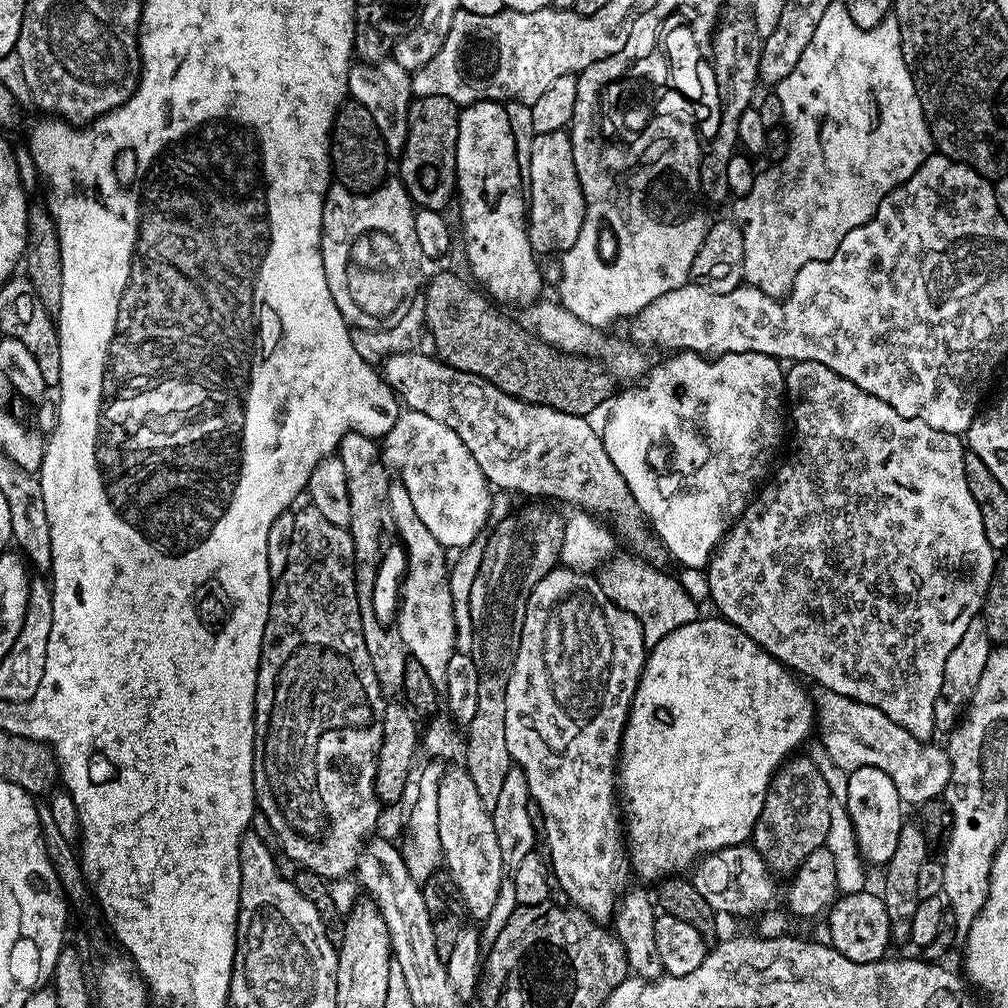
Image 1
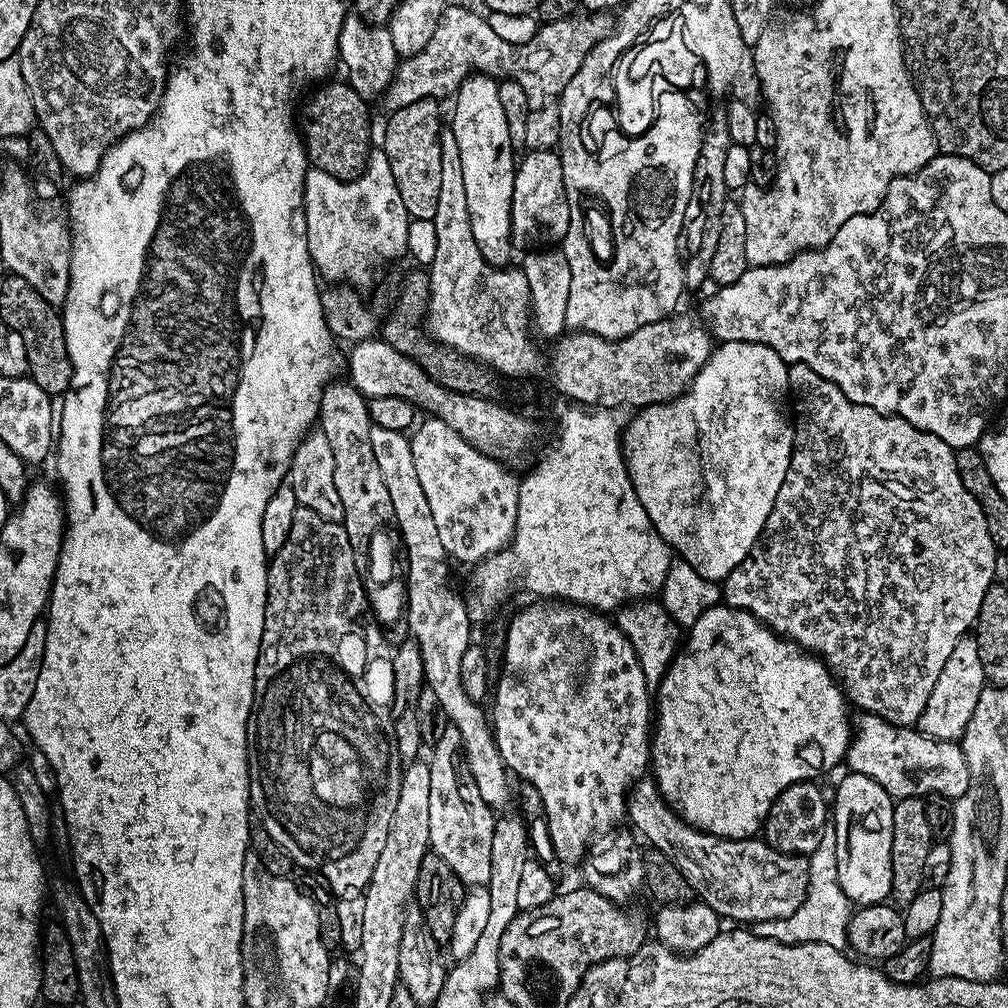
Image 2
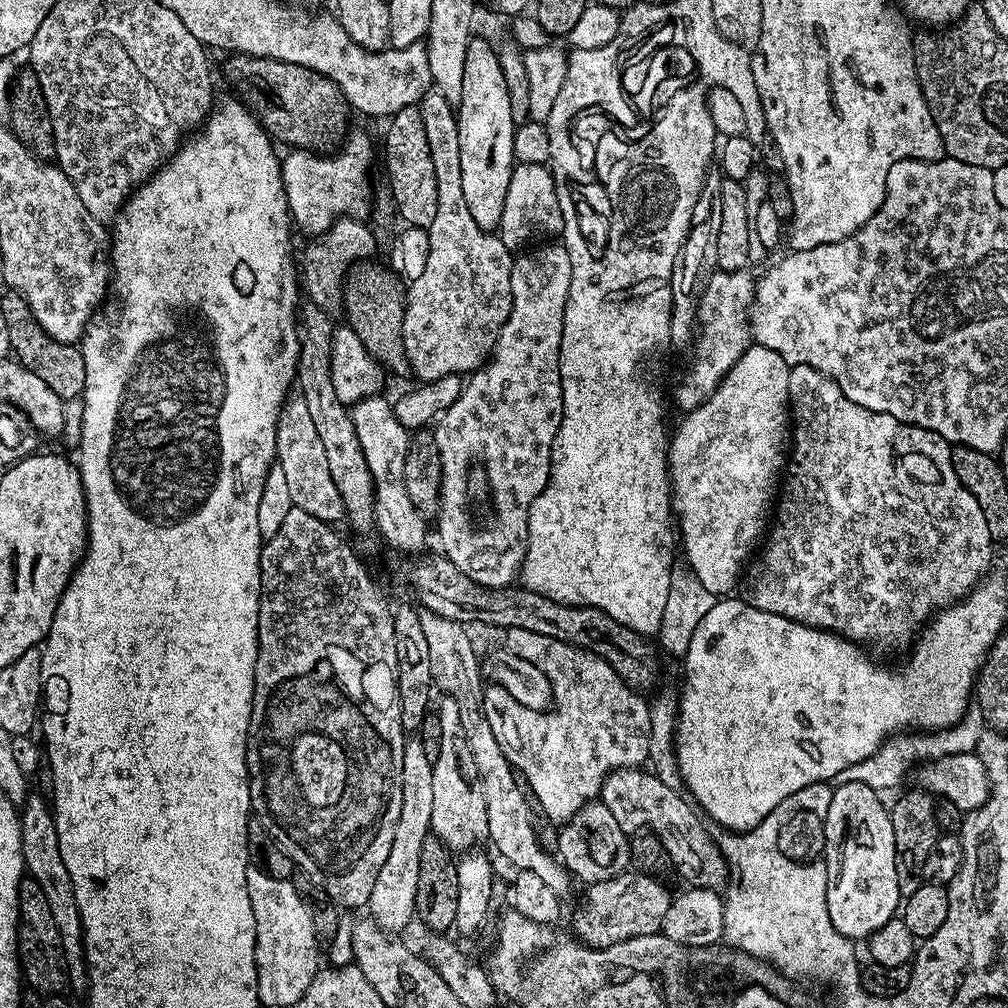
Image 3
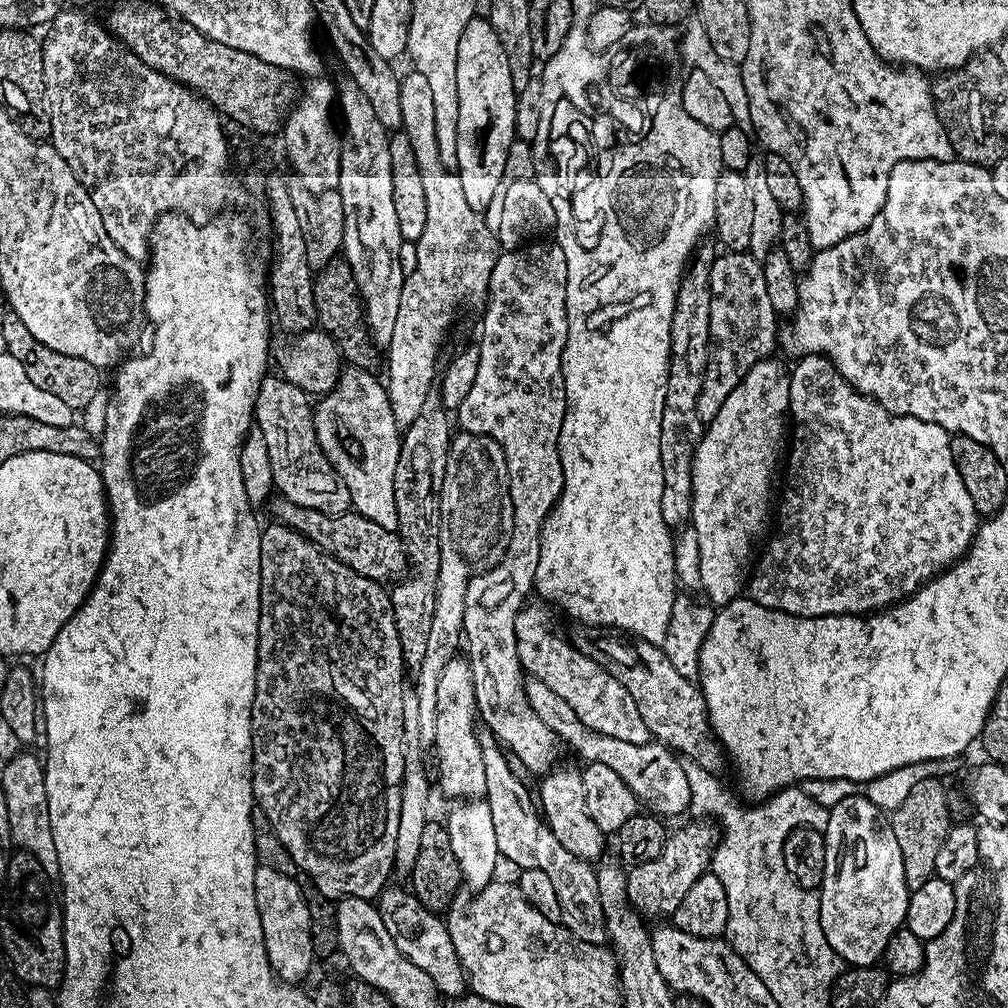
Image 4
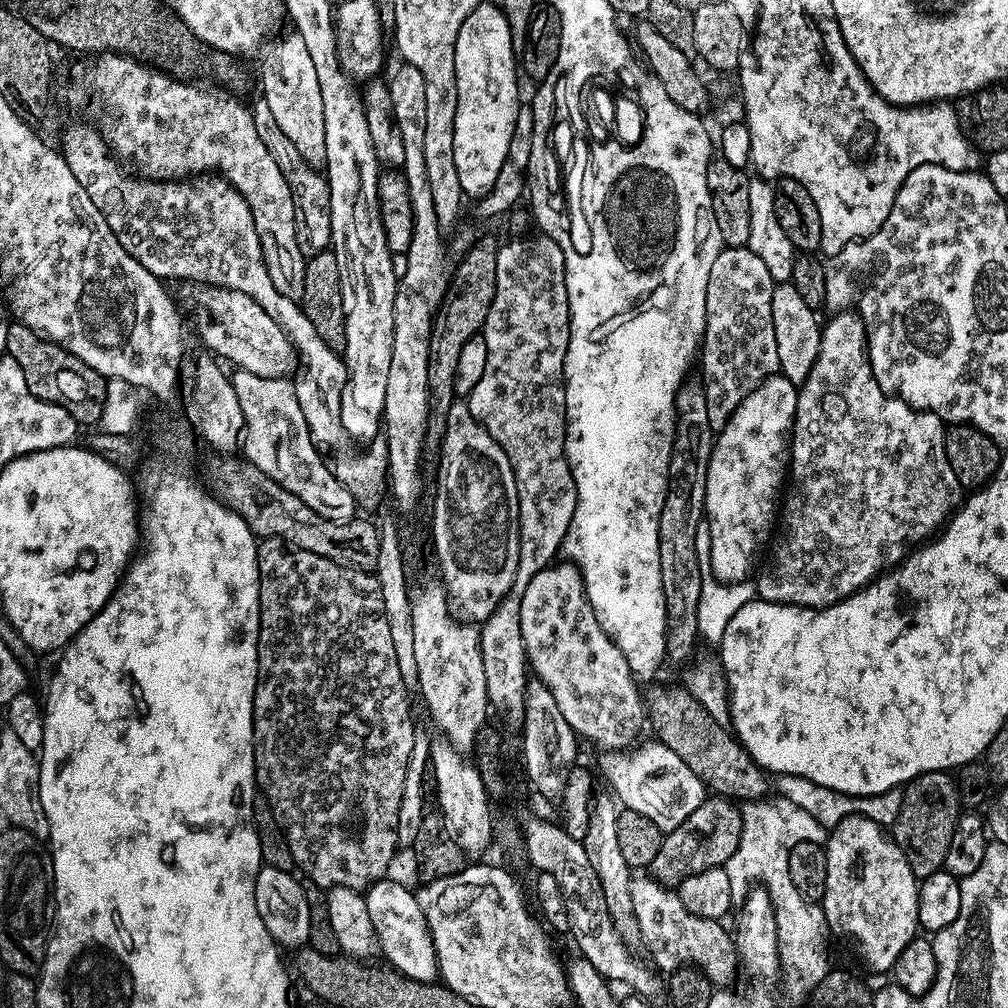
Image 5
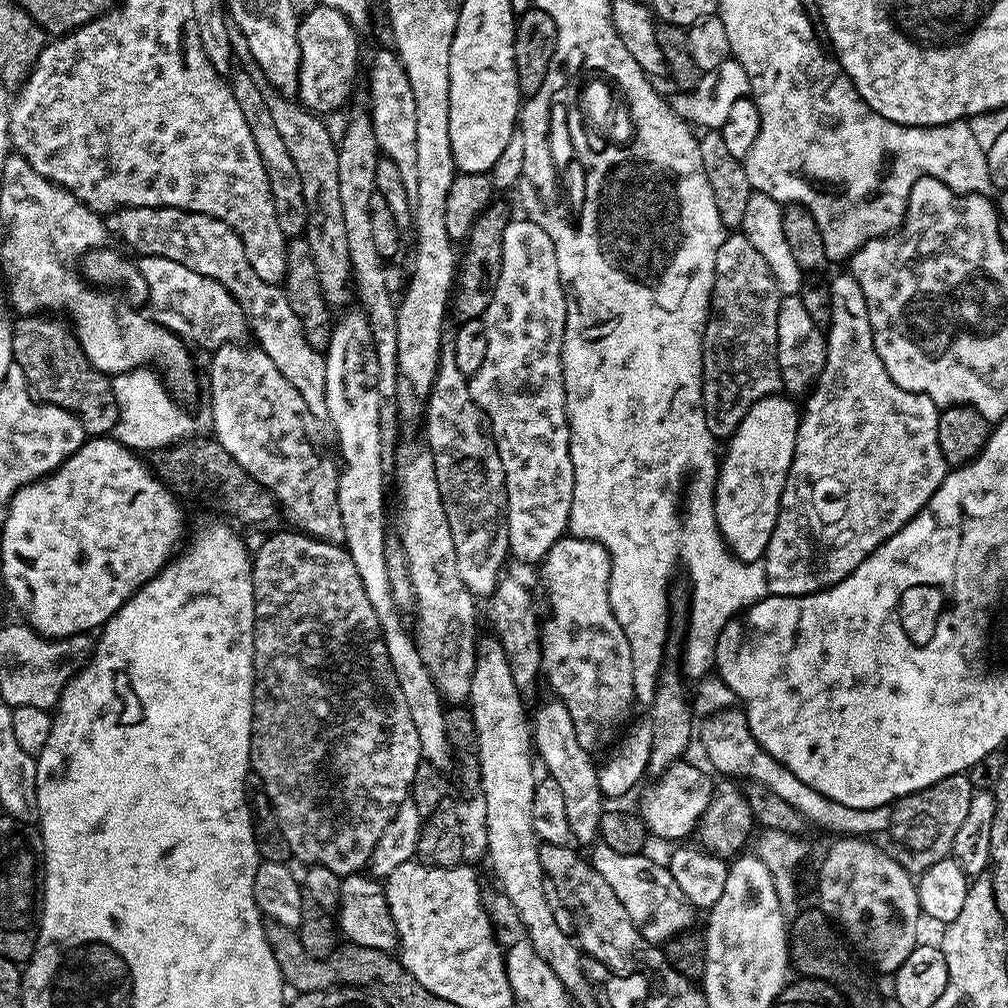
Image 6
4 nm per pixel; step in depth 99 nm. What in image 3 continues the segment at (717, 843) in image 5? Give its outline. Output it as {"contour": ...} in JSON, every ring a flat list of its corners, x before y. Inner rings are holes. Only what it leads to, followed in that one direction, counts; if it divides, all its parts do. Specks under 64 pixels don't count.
{"contour":[[625,870,609,880,589,883,587,885,588,893,585,894,584,901,581,902,580,909,576,912,575,939,590,948,605,948,630,938,657,935,663,929,664,915,666,910,670,910,673,897,673,893,667,892,660,883,661,881,657,877,635,870]]}

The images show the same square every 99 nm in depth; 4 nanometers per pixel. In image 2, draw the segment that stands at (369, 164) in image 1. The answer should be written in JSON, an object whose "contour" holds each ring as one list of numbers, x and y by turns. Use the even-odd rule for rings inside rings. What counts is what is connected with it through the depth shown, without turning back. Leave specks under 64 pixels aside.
{"contour":[[343,79,335,80,321,83,309,98,304,108,302,139,312,168,339,180,354,180,368,164,368,154,374,144,372,124,368,121,369,101]]}

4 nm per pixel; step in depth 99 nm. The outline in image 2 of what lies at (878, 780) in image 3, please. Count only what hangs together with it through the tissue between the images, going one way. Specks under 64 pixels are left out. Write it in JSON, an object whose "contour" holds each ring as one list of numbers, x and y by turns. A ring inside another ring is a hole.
{"contour":[[965,634,958,646,954,646,950,658,946,658,942,674,938,674,938,682,930,692,930,702,926,702,926,710,922,710,920,715,919,731,935,740,959,741,968,723,974,718,978,698,985,687,982,658,978,658,978,642,975,635]]}

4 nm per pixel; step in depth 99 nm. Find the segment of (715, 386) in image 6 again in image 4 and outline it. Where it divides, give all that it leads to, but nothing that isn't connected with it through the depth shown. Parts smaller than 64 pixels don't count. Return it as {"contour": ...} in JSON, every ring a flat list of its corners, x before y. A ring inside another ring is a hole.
{"contour":[[725,251,717,255,710,270,710,290,712,301,710,302,710,330,709,330,709,362,706,366,705,384,698,395,697,410,702,421,707,422,715,418,718,410,722,410,722,402,730,398,734,386,746,378,749,370,760,360,769,359,772,351,778,348,778,327,776,321,778,315,771,308,769,291,766,290,766,278,763,277,764,265,756,256,743,252]]}

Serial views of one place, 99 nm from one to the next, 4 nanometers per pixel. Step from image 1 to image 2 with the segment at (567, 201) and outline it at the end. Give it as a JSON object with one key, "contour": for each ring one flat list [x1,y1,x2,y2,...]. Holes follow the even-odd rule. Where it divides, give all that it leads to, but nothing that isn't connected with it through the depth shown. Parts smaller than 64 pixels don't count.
{"contour":[[553,149,527,151,523,156,516,169,511,202,513,245,523,250,542,250,559,245,574,224,574,209,568,206,566,198,560,198,566,194,560,156]]}

